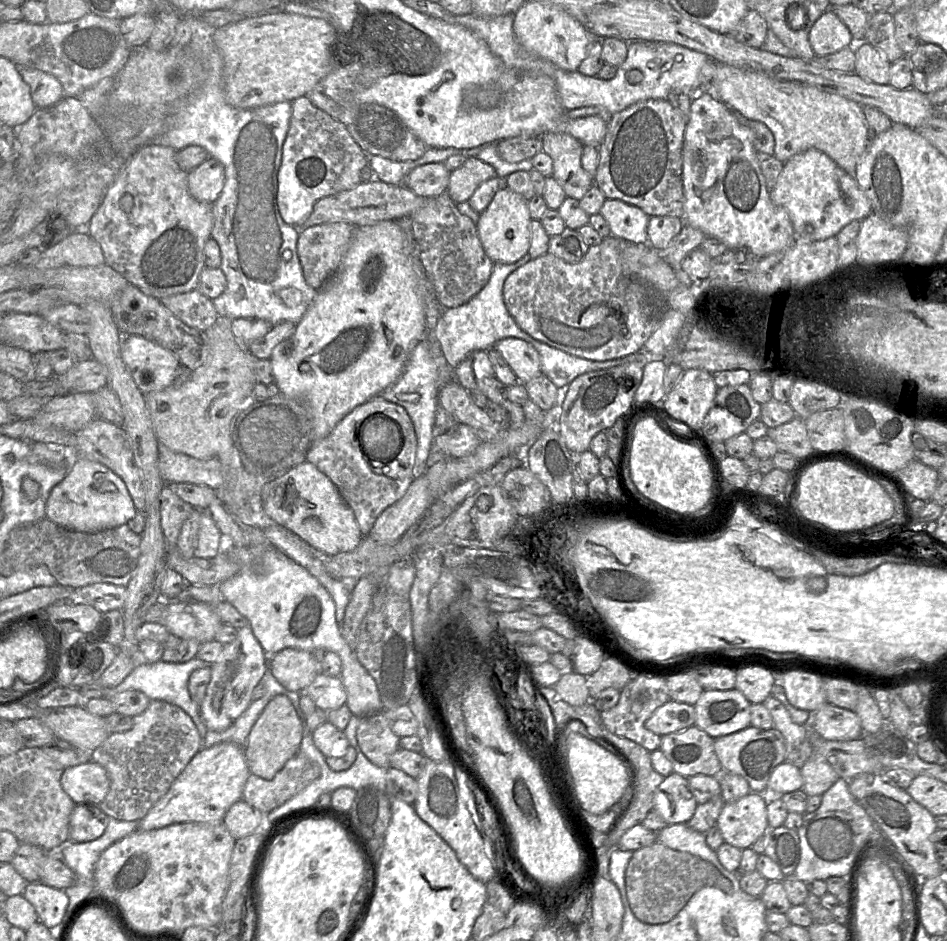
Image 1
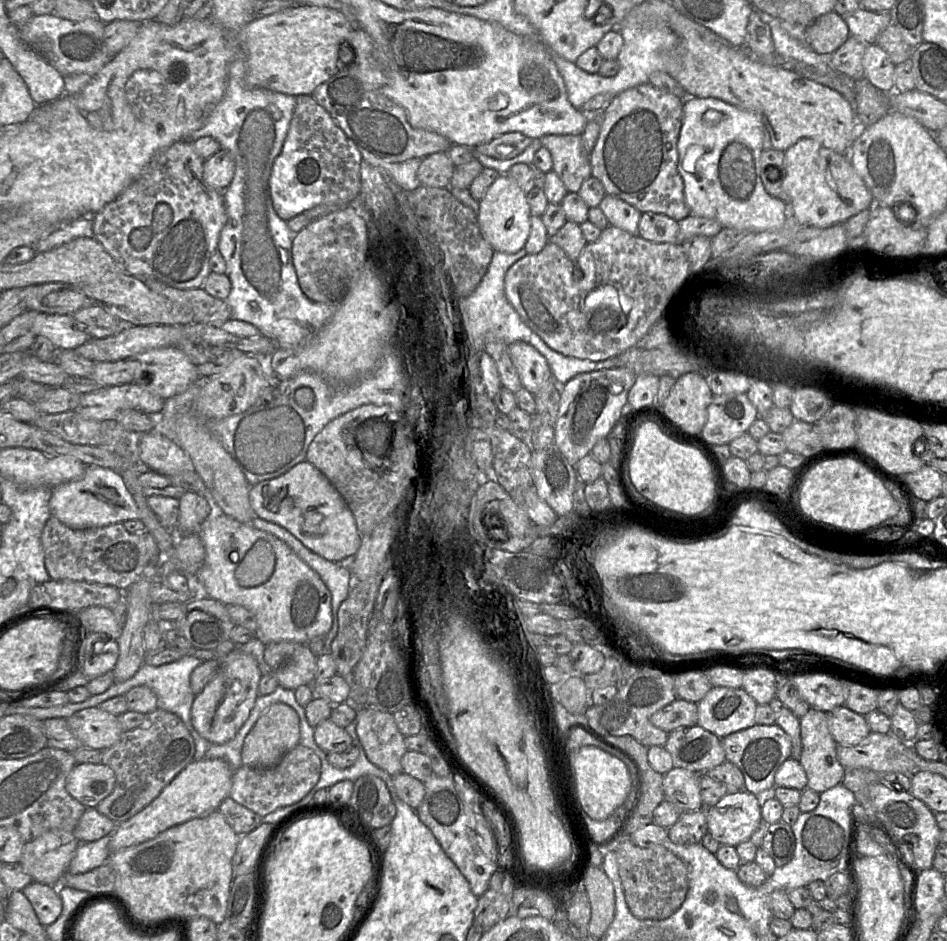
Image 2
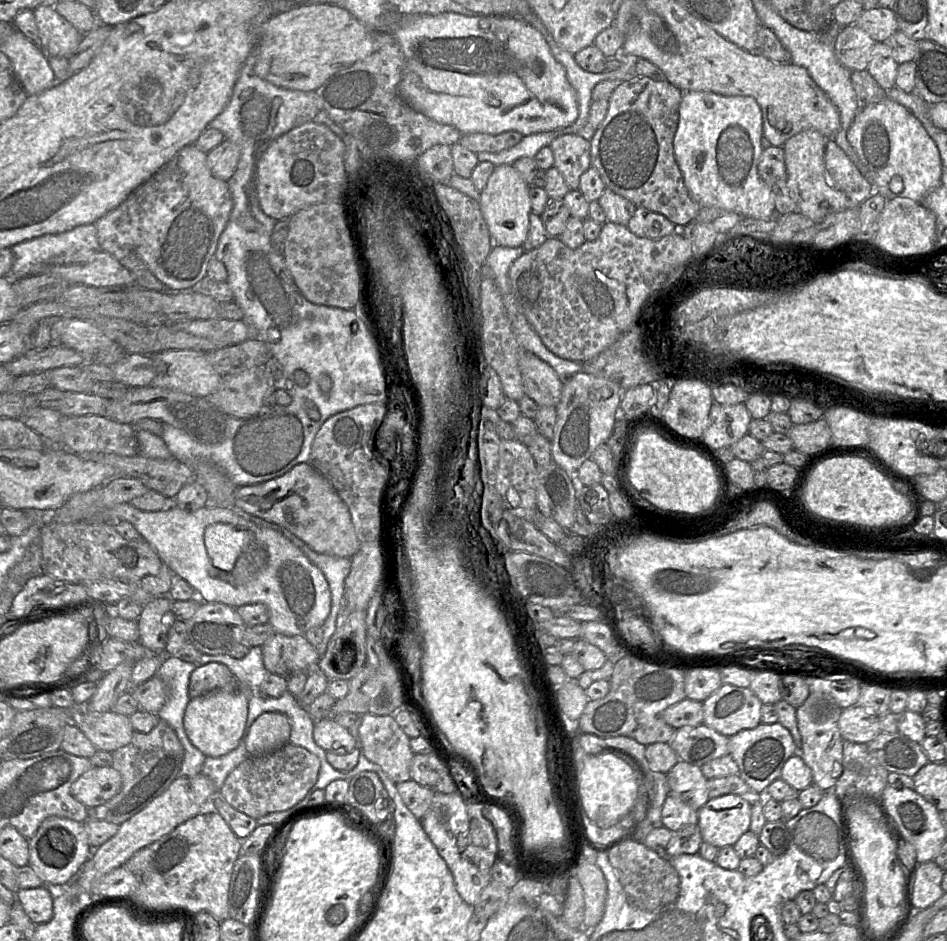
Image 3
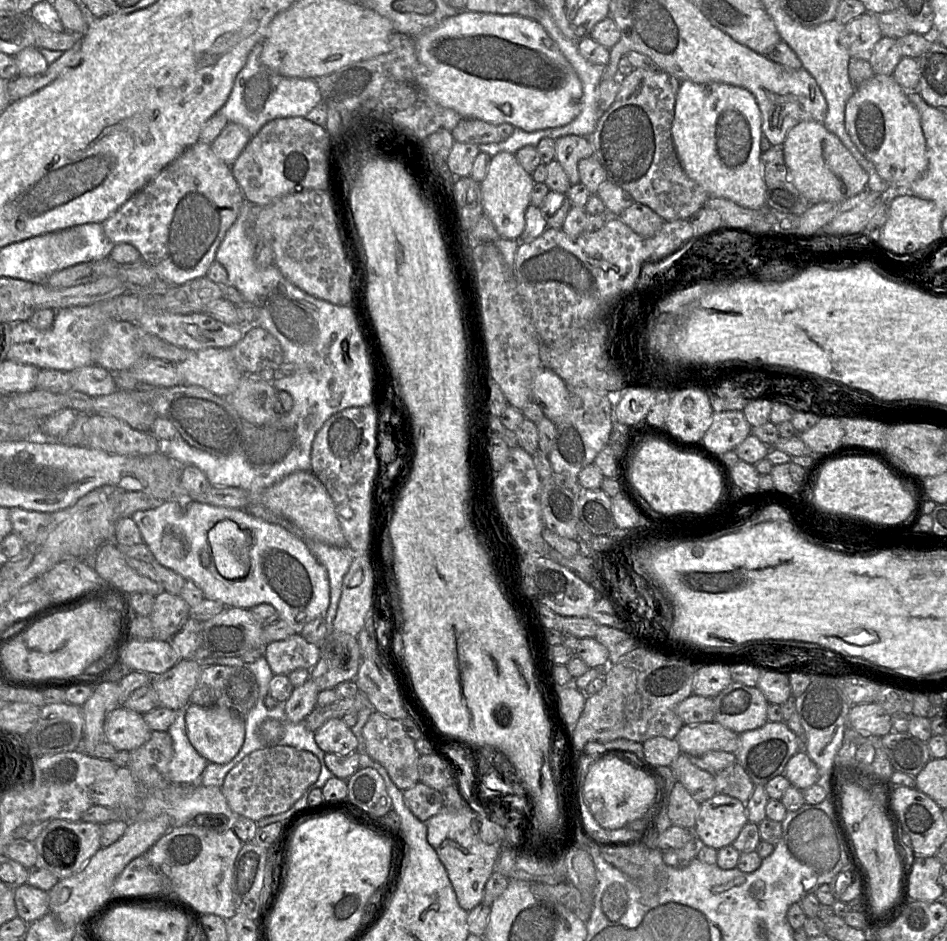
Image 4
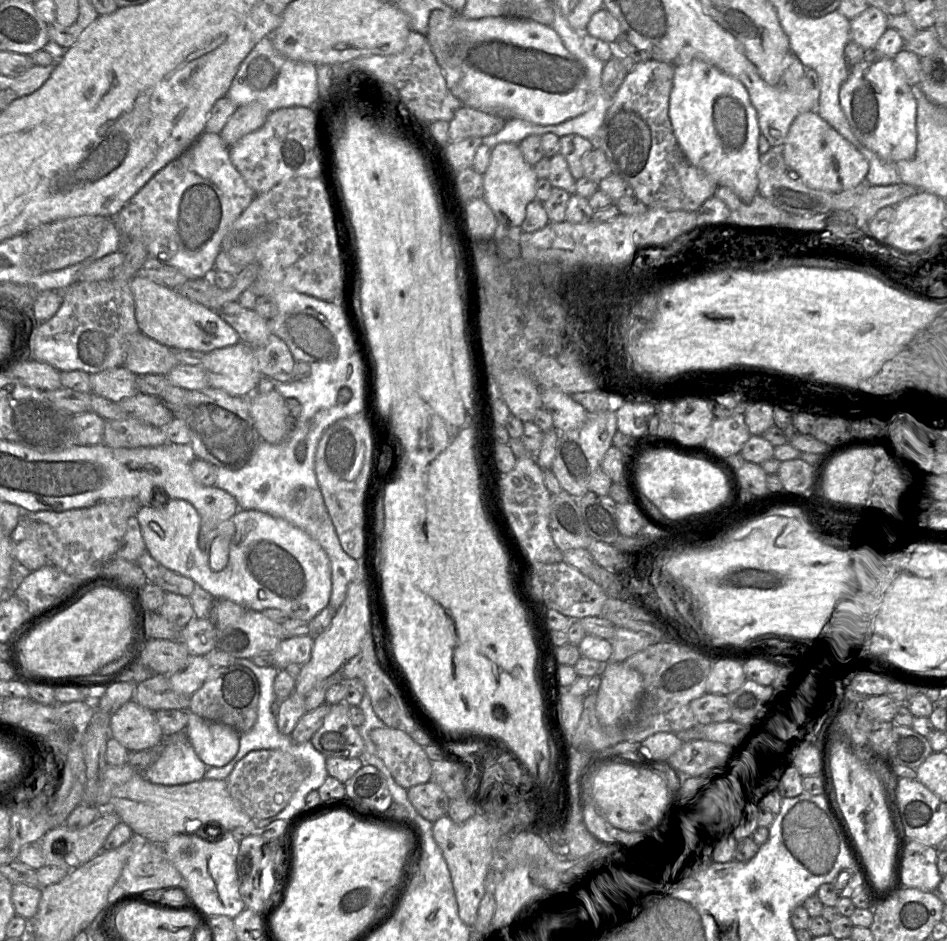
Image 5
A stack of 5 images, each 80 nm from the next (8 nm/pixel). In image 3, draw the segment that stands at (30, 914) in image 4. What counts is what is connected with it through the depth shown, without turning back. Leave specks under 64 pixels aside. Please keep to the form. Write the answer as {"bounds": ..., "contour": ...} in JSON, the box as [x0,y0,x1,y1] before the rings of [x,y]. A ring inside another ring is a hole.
{"bounds":[16,885,53,925],"contour":[[[43,885],[37,888],[20,889],[16,892],[16,900],[36,925],[46,923],[53,916],[53,890]]]}

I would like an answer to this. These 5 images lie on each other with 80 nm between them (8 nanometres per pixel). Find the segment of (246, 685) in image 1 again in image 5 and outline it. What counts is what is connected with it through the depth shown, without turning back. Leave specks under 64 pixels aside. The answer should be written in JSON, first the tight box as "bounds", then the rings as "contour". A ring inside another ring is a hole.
{"bounds":[185,711,241,767],"contour":[[[190,711],[185,731],[196,754],[207,767],[228,764],[239,750],[241,735],[236,729],[205,720]]]}

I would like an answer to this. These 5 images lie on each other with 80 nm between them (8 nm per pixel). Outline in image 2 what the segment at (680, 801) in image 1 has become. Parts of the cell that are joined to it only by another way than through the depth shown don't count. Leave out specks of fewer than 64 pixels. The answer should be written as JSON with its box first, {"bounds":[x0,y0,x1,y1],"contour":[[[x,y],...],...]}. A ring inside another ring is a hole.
{"bounds":[663,767,703,812],"contour":[[[674,767],[663,776],[664,800],[677,806],[682,812],[703,808],[700,795],[700,774],[685,768]]]}

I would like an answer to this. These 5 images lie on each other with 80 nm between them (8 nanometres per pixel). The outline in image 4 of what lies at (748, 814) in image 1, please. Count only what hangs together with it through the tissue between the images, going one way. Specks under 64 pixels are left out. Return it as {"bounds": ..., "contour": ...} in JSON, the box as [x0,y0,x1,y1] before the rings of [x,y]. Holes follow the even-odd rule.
{"bounds":[694,794,748,850],"contour":[[[725,794],[700,803],[694,835],[702,845],[719,850],[731,845],[748,822],[746,805]]]}

